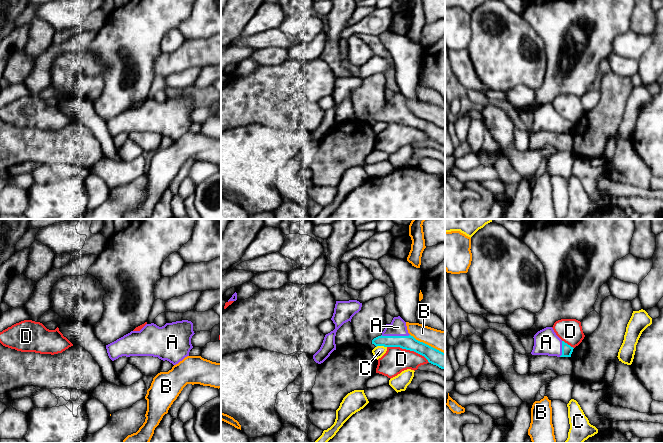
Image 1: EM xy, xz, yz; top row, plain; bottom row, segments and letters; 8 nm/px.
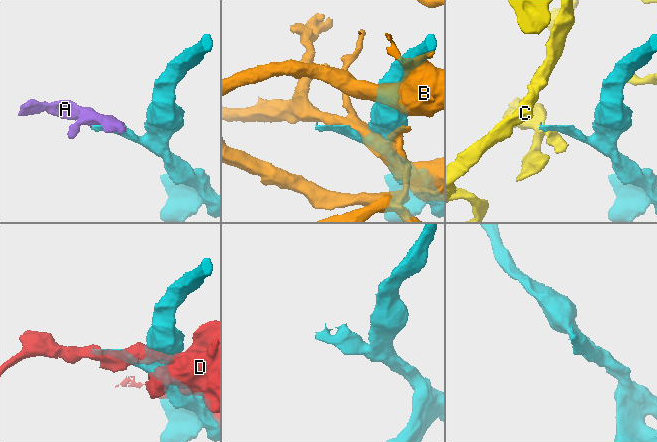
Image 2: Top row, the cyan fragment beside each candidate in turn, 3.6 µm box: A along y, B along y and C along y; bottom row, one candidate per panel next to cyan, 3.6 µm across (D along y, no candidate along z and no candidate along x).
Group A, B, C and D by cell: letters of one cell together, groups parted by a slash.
A / B / C / D

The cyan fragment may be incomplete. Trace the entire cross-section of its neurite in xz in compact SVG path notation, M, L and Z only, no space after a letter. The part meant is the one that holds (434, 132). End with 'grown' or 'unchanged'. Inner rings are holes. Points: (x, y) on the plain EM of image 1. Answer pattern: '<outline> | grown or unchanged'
M394 93L390 100L386 100L384 107L381 112L378 112L372 116L372 120L384 123L400 123L402 125L414 127L424 132L429 139L438 142L445 146L445 129L416 116L413 112L408 109L406 98L400 93Z | grown

